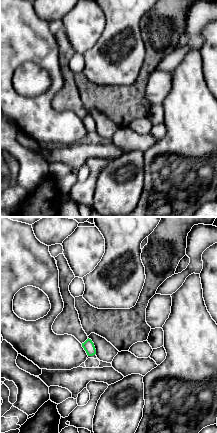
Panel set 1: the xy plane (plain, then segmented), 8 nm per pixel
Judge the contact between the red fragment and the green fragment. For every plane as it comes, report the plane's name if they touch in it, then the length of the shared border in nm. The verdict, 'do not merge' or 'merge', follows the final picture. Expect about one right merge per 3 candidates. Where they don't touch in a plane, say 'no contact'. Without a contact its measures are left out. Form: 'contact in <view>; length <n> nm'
no contact

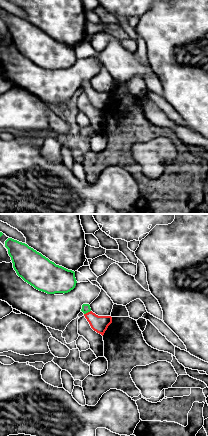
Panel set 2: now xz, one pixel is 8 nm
contact in xz; length 70 nm

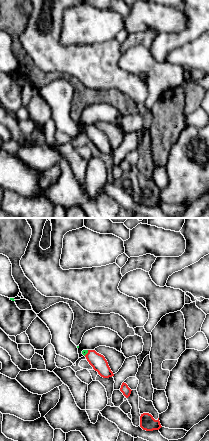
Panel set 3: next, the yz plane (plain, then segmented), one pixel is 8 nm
contact in yz; length 60 nm

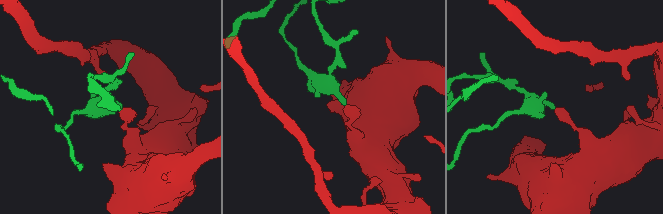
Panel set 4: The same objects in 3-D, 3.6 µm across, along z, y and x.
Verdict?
merge

